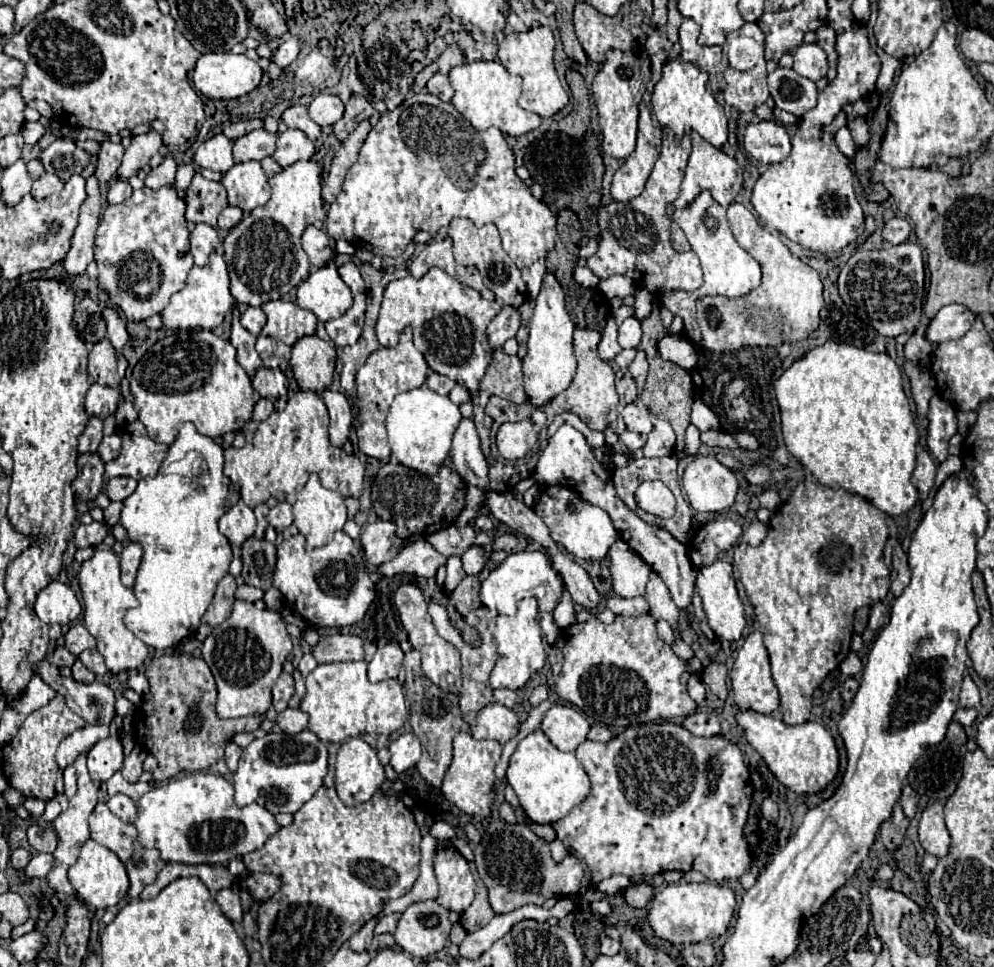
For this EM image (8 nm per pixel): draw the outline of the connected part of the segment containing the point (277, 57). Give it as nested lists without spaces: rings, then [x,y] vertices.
[[[284,35],[280,47],[272,53],[270,61],[276,63],[278,67],[288,67],[296,57],[298,57],[298,51],[300,51],[300,45],[298,45],[298,39],[292,37],[292,35]]]

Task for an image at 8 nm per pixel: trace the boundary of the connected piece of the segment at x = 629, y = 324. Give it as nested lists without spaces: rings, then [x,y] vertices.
[[[624,319],[622,325],[618,327],[618,343],[626,349],[626,347],[638,347],[642,337],[642,329],[640,329],[640,321],[638,319]]]

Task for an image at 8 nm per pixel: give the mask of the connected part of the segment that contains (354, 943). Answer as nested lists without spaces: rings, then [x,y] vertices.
[[[374,917],[374,919],[370,919],[358,933],[354,933],[354,937],[350,937],[350,947],[354,949],[354,951],[366,951],[368,947],[370,947],[370,943],[372,943],[372,937],[374,937],[374,927],[376,927],[376,923],[378,923],[378,917]]]

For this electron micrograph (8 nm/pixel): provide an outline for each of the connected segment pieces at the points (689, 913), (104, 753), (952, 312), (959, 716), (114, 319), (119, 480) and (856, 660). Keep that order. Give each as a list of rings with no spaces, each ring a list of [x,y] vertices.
[[[674,883],[658,891],[650,905],[648,921],[658,937],[674,945],[714,941],[730,927],[736,909],[736,893],[716,883]]]
[[[108,735],[88,751],[88,771],[94,781],[104,783],[122,769],[124,749],[118,735]]]
[[[946,305],[930,321],[924,337],[936,345],[958,339],[962,333],[966,333],[966,329],[970,329],[970,321],[974,321],[974,317],[976,315],[970,313],[964,305]]]
[[[958,709],[958,711],[954,713],[954,719],[956,719],[960,725],[968,727],[968,725],[972,725],[974,719],[976,719],[976,709]]]
[[[104,309],[102,315],[104,315],[106,325],[108,325],[108,339],[110,339],[110,343],[114,345],[116,353],[122,355],[122,347],[124,347],[126,341],[130,339],[130,335],[128,335],[128,331],[126,331],[126,321],[120,319],[120,315],[118,315],[116,309]]]
[[[114,477],[106,483],[106,495],[110,501],[124,501],[136,489],[136,481],[130,477]]]
[[[852,651],[852,653],[842,661],[840,669],[842,669],[844,675],[850,675],[850,677],[852,677],[852,675],[858,675],[858,673],[863,670],[863,665],[860,657],[858,657],[858,653]]]

